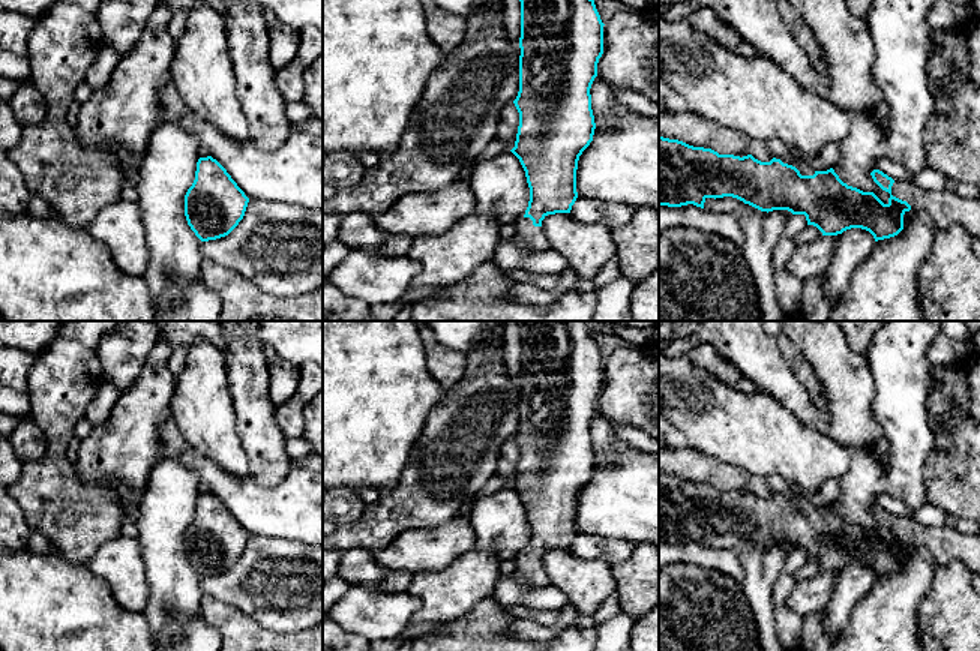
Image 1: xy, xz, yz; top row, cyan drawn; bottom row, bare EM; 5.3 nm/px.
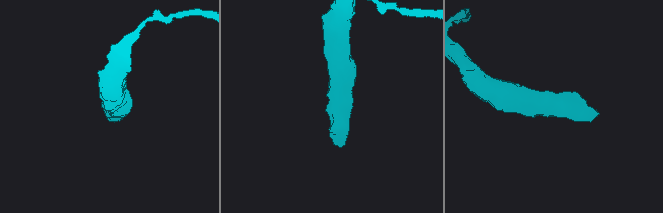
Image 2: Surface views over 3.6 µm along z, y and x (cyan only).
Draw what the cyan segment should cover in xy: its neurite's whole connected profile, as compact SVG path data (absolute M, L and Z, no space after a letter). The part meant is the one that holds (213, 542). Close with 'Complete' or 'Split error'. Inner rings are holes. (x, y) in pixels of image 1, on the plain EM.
M212 492L198 495L195 516L185 531L185 552L201 578L228 572L243 555L248 538L249 534L216 495Z. Complete

